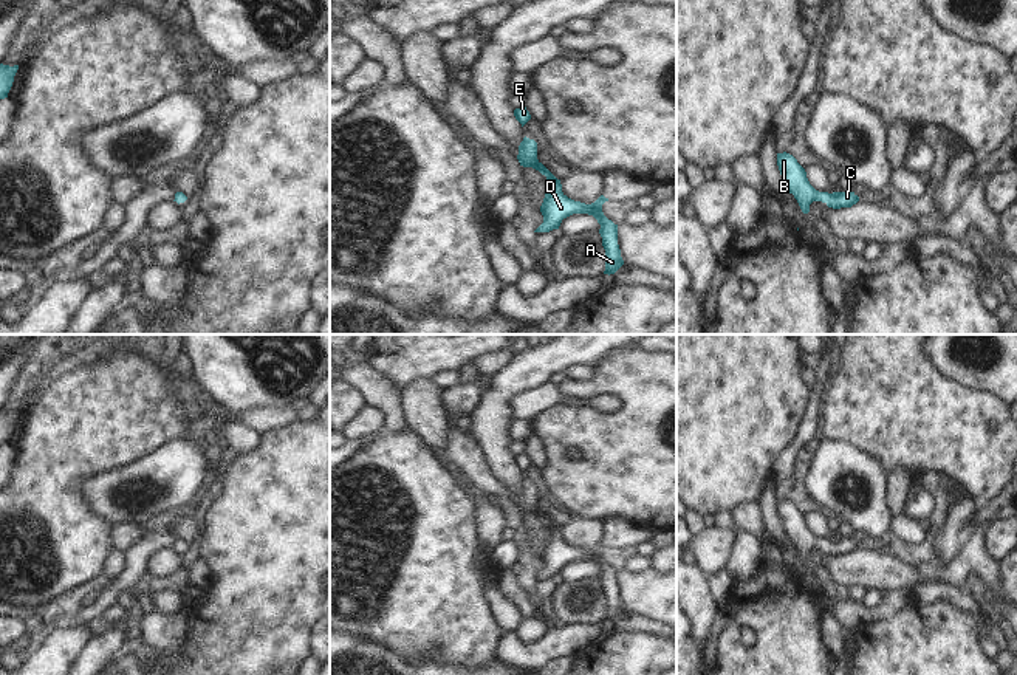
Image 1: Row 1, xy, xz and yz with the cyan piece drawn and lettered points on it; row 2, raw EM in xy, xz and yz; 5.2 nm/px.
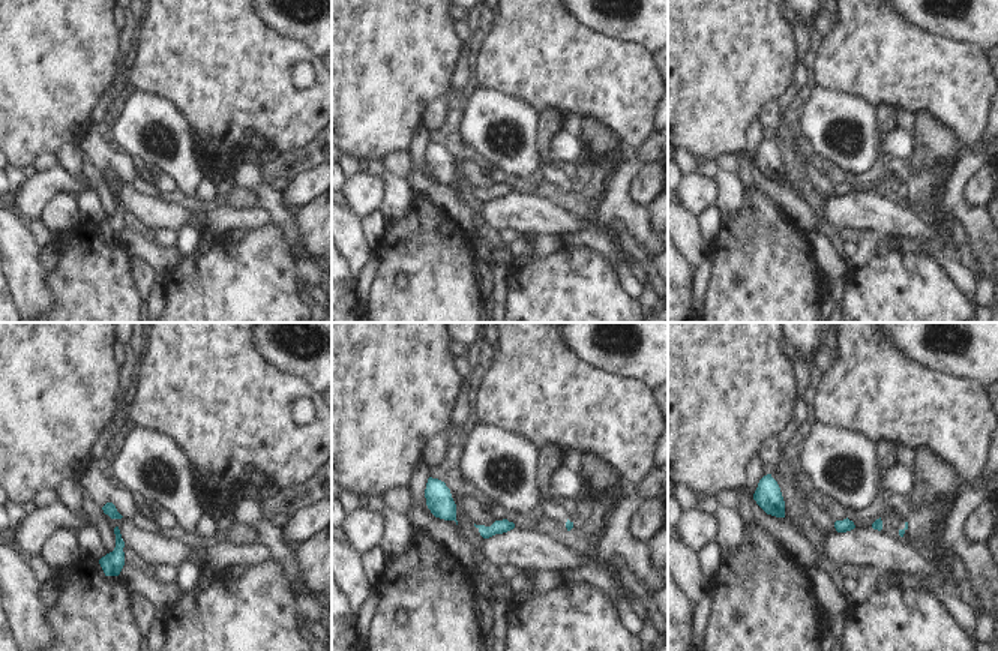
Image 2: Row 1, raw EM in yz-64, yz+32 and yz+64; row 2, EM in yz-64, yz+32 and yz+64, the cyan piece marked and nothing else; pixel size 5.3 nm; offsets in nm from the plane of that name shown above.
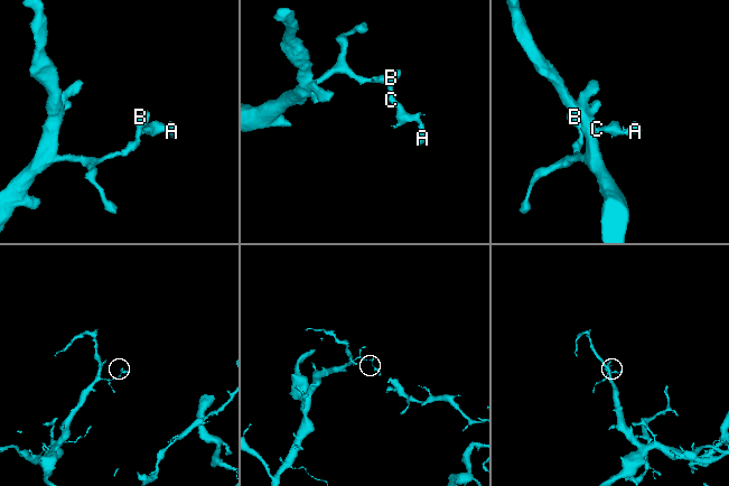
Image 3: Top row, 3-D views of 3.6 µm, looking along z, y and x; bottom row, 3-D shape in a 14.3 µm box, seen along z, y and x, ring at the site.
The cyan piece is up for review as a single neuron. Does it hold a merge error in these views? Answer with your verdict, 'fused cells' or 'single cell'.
single cell

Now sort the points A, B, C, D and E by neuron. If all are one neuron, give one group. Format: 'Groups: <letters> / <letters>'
Groups: A B C D E.

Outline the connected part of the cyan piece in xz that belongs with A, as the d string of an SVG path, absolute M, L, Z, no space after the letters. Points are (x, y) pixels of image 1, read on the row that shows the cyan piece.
M523 138L519 146L517 159L523 167L532 167L546 176L545 198L540 206L543 223L534 232L550 232L559 229L563 218L573 214L593 215L601 224L599 234L602 237L602 246L605 249L605 271L604 274L615 274L622 265L621 249L618 245L618 224L608 220L602 212L602 204L608 201L601 195L594 203L585 204L568 198L562 192L560 180L557 180L539 159L537 142L529 138Z

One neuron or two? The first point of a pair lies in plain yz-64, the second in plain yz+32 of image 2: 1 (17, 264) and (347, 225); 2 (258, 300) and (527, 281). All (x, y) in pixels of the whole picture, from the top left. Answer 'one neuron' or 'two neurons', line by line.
1: one neuron
2: one neuron

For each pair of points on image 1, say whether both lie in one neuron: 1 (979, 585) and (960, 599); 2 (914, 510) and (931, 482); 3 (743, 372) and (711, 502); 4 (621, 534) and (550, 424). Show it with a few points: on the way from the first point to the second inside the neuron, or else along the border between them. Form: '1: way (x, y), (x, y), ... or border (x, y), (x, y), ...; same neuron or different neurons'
1: border (965, 587), (979, 603); different neurons
2: border (918, 482), (935, 499), (935, 510), (931, 519); different neurons
3: way (711, 404), (711, 469); same neuron
4: border (602, 520), (629, 520), (647, 530); different neurons

